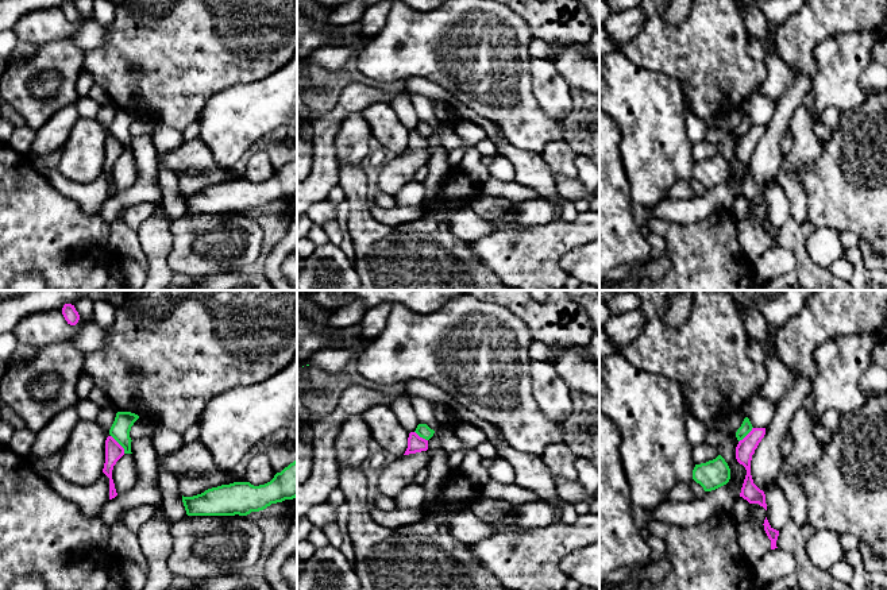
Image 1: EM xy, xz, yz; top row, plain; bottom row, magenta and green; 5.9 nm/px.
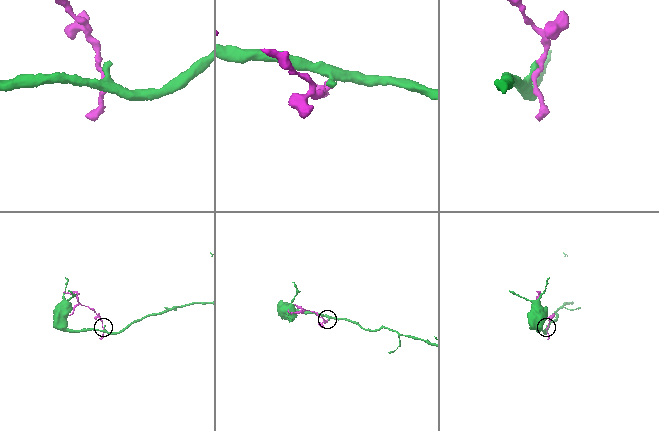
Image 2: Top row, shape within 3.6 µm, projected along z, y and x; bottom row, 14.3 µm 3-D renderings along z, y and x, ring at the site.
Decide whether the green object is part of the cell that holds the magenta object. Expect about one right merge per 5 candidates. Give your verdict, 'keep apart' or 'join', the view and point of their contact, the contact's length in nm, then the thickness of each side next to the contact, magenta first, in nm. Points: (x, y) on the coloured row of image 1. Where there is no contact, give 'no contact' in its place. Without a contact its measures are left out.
keep apart | xy (119, 444) | 140 nm | 110/120 nm

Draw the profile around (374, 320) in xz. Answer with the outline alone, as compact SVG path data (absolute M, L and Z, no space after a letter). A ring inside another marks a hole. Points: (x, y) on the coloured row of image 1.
M382 302L369 308L360 320L360 339L374 340L385 329L393 304Z

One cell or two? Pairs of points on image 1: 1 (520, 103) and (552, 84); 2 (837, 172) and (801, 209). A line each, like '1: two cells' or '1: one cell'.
1: two cells
2: two cells

